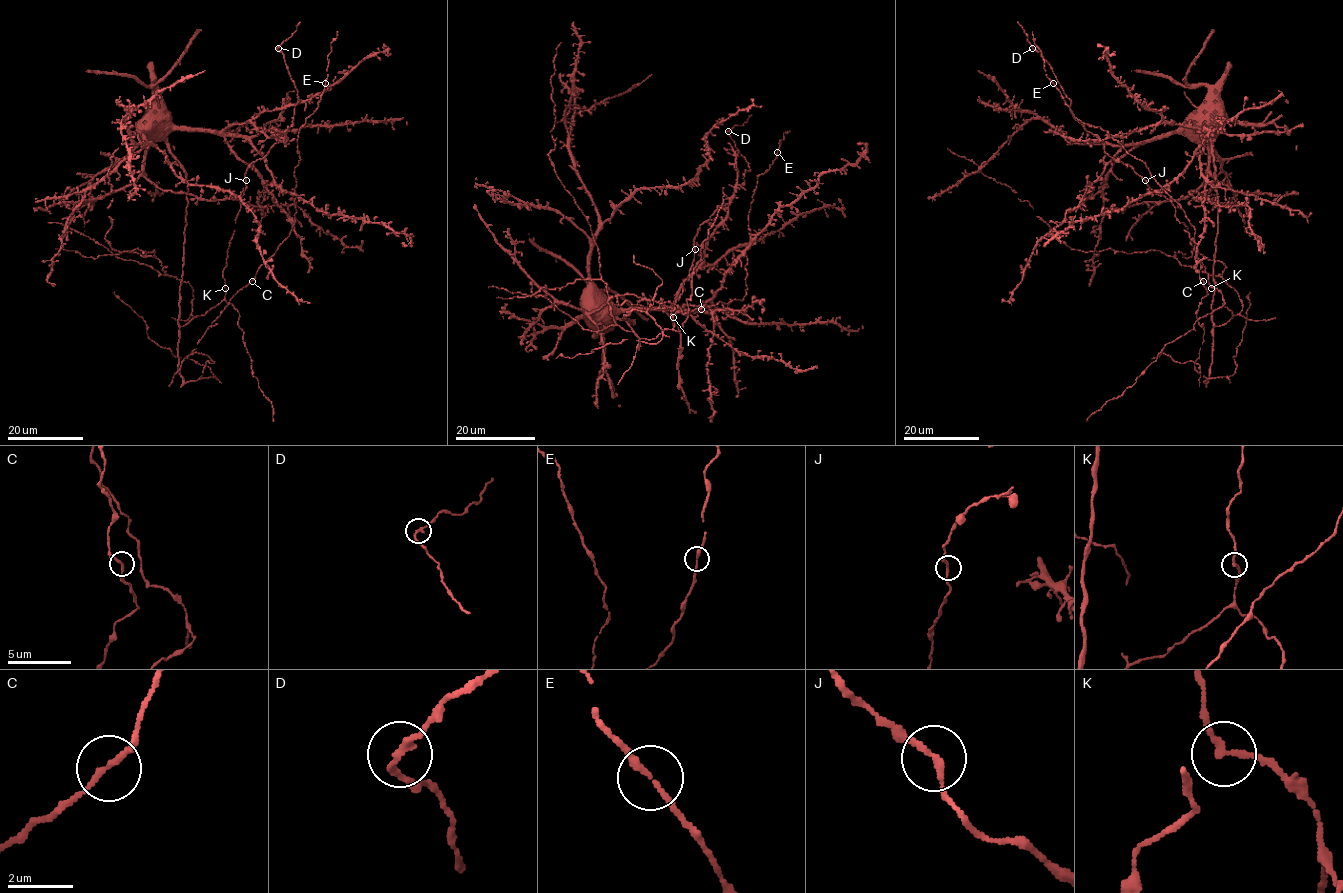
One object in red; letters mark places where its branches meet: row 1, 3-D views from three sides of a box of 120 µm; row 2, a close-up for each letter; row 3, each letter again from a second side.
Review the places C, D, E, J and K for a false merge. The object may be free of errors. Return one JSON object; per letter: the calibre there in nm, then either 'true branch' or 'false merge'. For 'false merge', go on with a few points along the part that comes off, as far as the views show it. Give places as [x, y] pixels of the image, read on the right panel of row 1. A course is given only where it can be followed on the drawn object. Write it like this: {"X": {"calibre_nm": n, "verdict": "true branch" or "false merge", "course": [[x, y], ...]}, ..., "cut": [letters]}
{"C": {"calibre_nm": 180, "verdict": "true branch"}, "D": {"calibre_nm": 180, "verdict": "true branch"}, "E": {"calibre_nm": 180, "verdict": "true branch"}, "J": {"calibre_nm": 170, "verdict": "true branch"}, "K": {"calibre_nm": 180, "verdict": "true branch"}, "cut": []}

